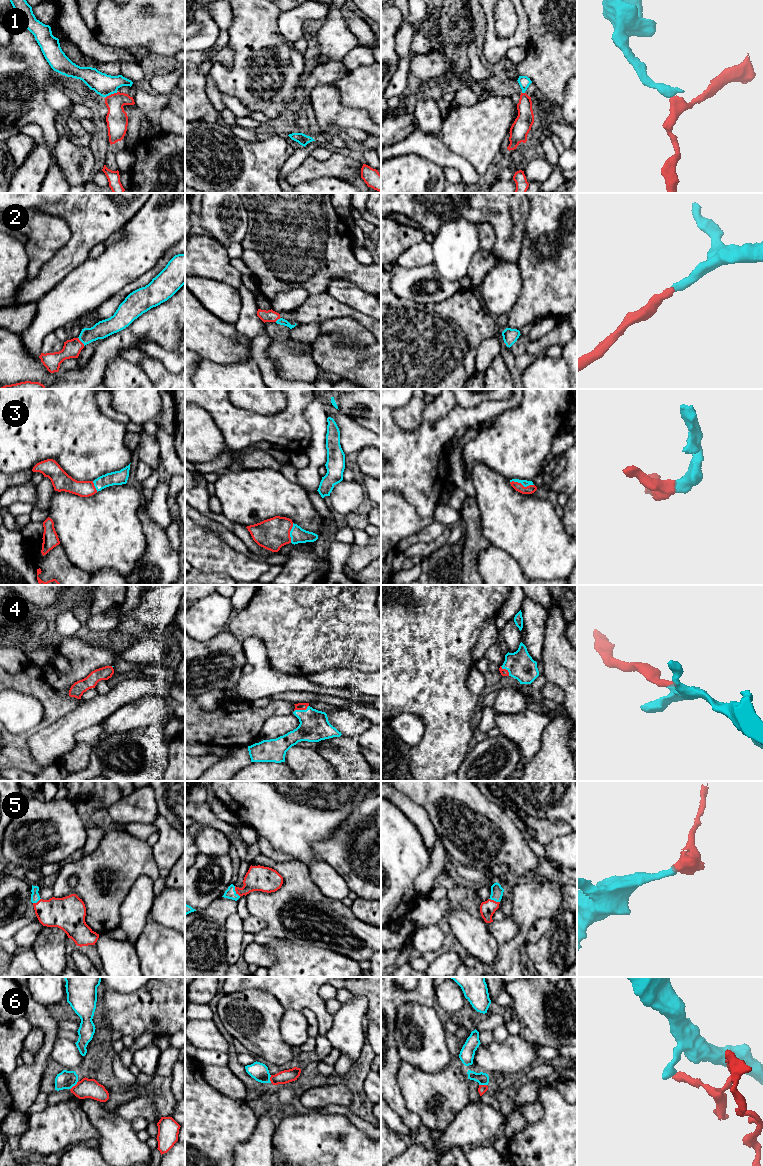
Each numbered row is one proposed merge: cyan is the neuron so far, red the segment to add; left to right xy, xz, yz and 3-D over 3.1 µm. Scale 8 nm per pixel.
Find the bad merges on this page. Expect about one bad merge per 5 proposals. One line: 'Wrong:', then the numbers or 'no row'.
Wrong: 1, 6

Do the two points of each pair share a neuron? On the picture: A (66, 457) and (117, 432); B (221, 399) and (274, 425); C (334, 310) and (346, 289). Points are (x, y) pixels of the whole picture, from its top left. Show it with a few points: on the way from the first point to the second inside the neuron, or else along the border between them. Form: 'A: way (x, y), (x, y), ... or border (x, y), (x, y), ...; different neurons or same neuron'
A: way (79, 450), (85, 444), (93, 444), (104, 437); same neuron
B: way (232, 413), (244, 425), (260, 425); same neuron
C: border (326, 292), (338, 301), (360, 312); different neurons

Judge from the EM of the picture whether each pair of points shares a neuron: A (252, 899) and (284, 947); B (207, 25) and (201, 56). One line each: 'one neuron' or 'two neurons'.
A: two neurons
B: two neurons

